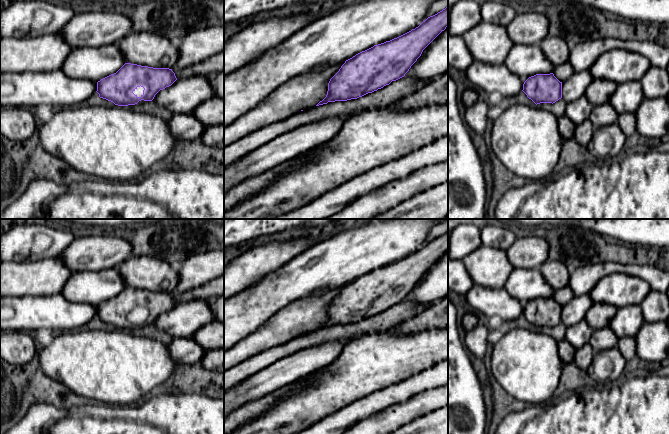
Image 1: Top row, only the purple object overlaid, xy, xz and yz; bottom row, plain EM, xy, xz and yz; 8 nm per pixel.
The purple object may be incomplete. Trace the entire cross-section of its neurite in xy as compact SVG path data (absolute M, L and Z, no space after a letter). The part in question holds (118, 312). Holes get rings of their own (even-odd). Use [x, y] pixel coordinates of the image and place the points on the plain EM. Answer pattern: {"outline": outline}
{"outline": "M125 287L116 297L97 306L100 322L118 330L135 329L139 325L152 325L155 319L177 304L169 292L153 292ZM143 311L143 318L138 321L133 316Z"}

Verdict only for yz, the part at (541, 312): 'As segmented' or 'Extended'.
As segmented

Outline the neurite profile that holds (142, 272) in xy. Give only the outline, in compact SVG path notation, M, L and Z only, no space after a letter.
M133 255L117 268L126 287L174 293L179 283L178 270L155 257Z

